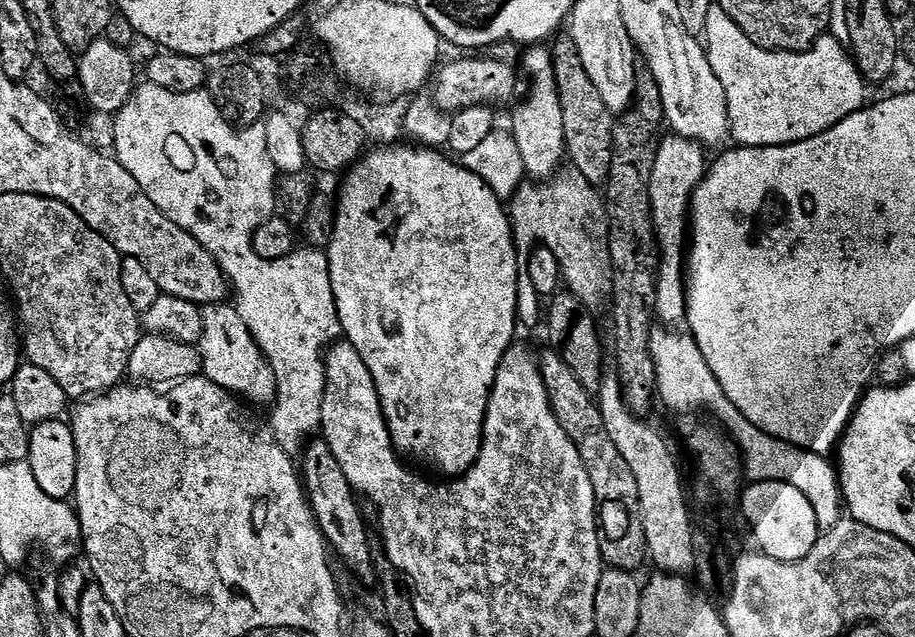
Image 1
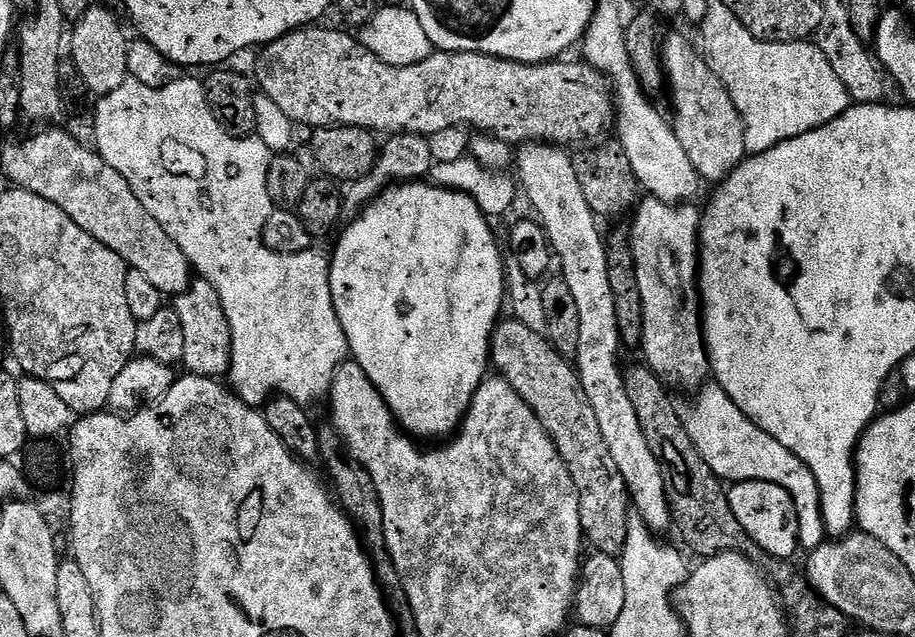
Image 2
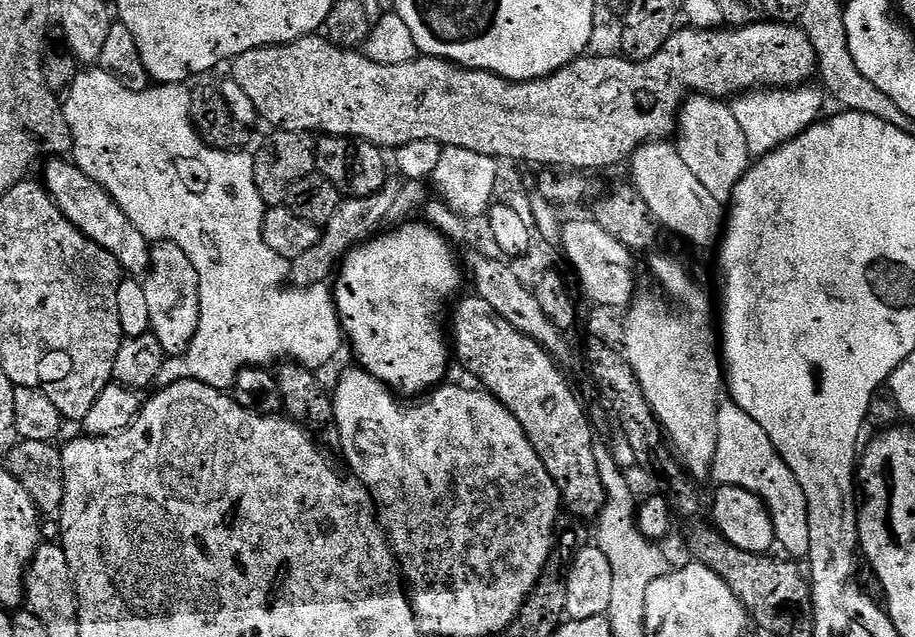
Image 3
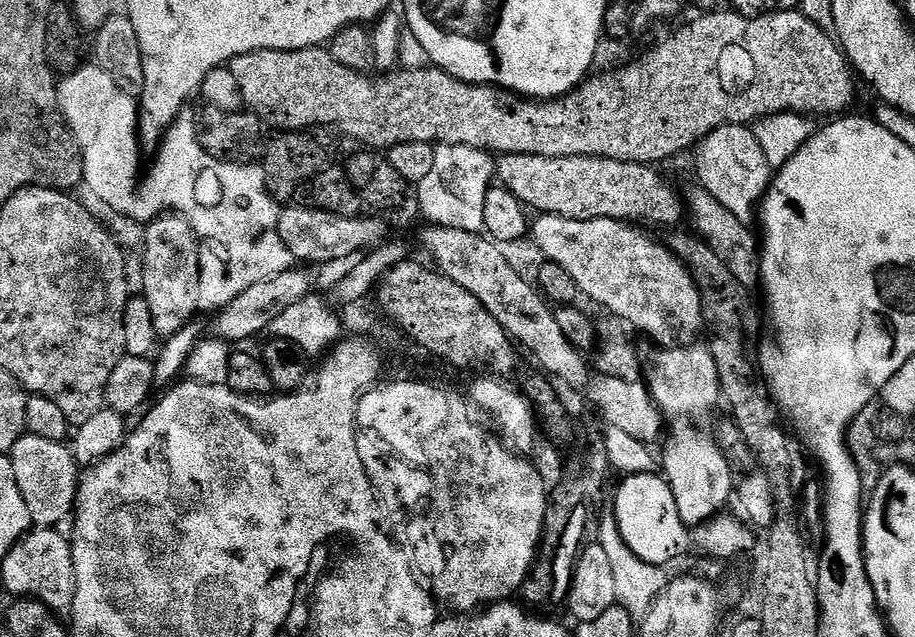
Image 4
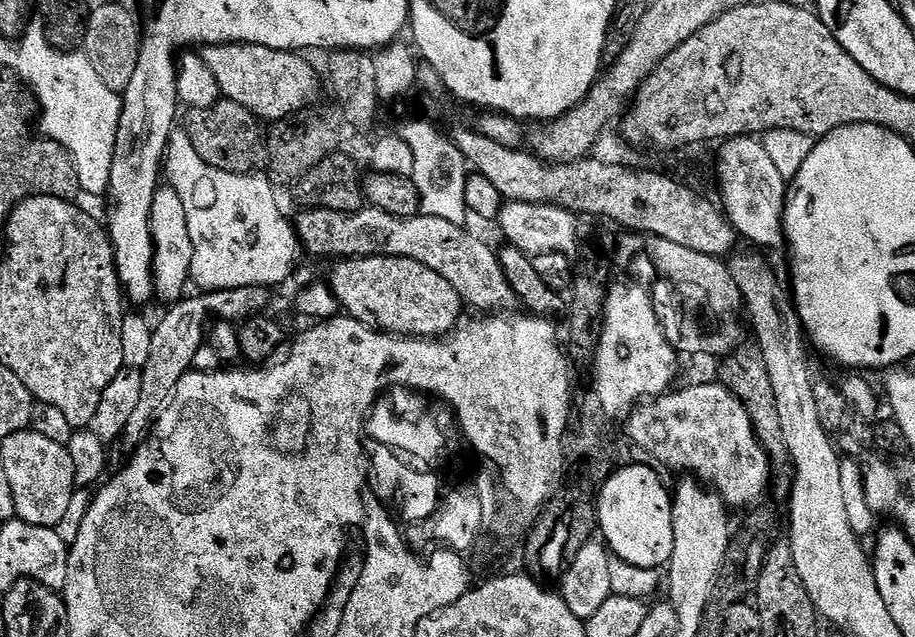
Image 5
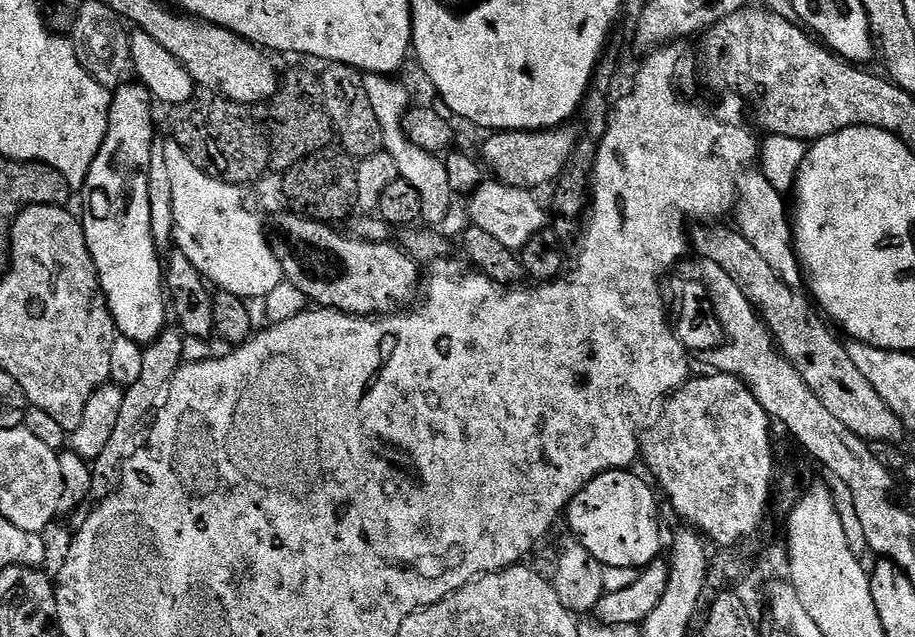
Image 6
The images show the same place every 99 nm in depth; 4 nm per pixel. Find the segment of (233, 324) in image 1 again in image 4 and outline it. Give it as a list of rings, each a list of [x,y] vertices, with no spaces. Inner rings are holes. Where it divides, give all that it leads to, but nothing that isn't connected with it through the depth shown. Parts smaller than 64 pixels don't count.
[[[179,214],[157,216],[144,232],[144,291],[156,335],[167,338],[193,319],[200,302],[200,249],[191,224]]]

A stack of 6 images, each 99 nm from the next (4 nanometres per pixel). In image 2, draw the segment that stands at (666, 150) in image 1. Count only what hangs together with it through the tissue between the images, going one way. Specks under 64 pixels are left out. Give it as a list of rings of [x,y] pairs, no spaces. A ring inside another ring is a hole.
[[[645,195],[635,207],[630,243],[634,270],[638,278],[638,290],[642,294],[642,318],[644,319],[643,359],[657,376],[665,381],[677,380],[691,390],[704,387],[710,376],[708,346],[704,343],[702,297],[698,277],[700,275],[700,221],[701,209],[696,206],[667,204],[658,198]]]

